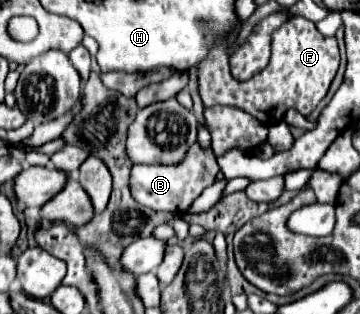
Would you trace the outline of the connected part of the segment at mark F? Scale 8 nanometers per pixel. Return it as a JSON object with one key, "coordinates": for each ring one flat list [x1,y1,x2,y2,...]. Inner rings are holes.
{"coordinates":[[290,17,284,25,280,25,272,33,272,57,264,71,254,75,248,81,238,81,230,73,228,63,228,47,236,43,240,33,240,27,232,29,222,39,216,39,212,43,212,49,200,65,196,65,198,73,198,91,204,105,218,105,226,103,232,107,238,107,252,117,256,117,264,125,274,125,276,121,284,119,284,113,288,109,296,109,304,117,308,117,316,105,326,97,330,83,338,71,340,65,340,53,338,43,334,37,324,37,312,21,304,17]]}

